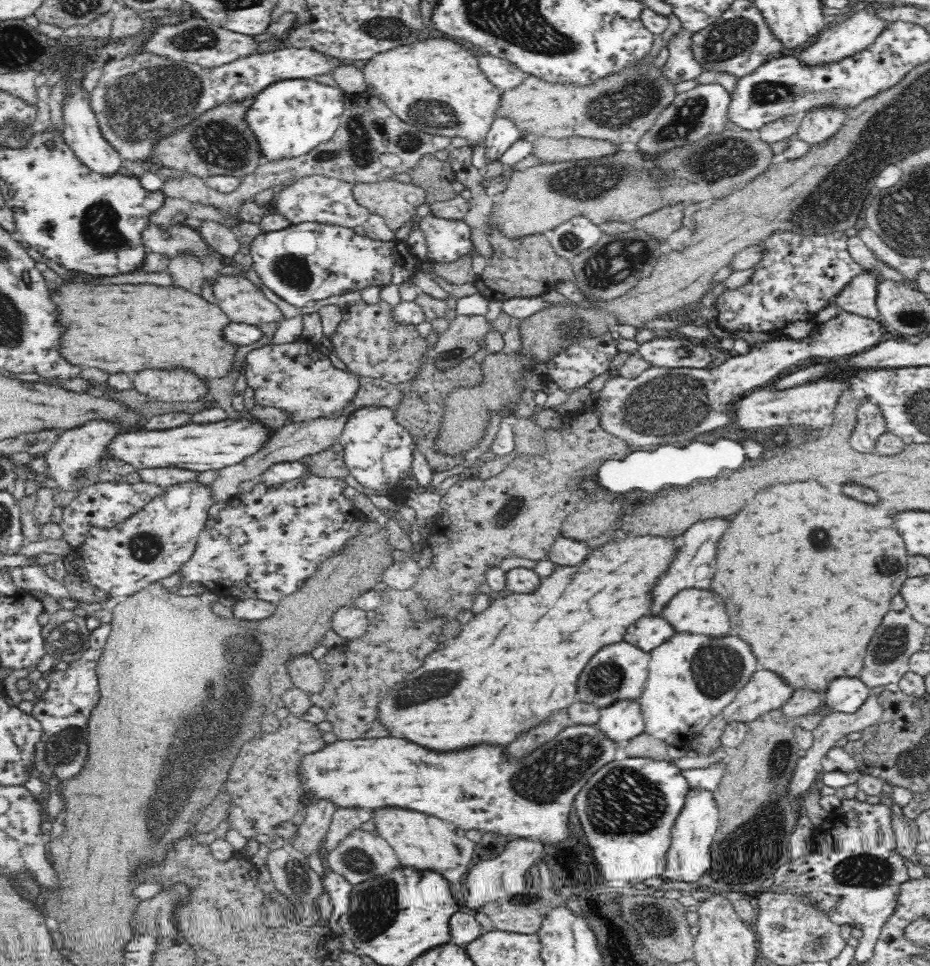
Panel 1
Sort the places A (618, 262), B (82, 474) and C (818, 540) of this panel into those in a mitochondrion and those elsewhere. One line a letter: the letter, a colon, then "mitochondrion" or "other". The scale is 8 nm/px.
A: mitochondrion
B: mitochondrion
C: mitochondrion

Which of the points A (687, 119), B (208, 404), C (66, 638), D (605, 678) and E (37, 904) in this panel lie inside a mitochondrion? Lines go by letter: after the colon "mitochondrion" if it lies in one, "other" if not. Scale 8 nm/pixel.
A: mitochondrion
B: other
C: mitochondrion
D: mitochondrion
E: other

